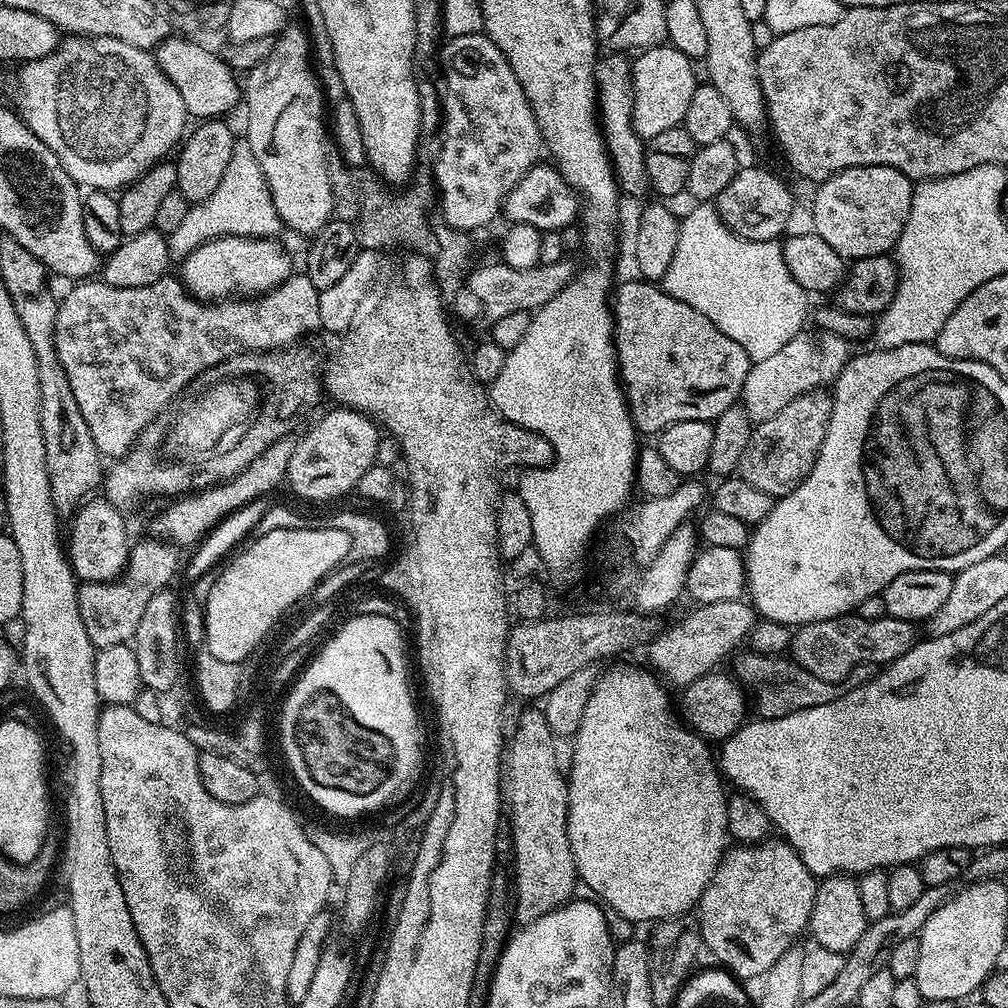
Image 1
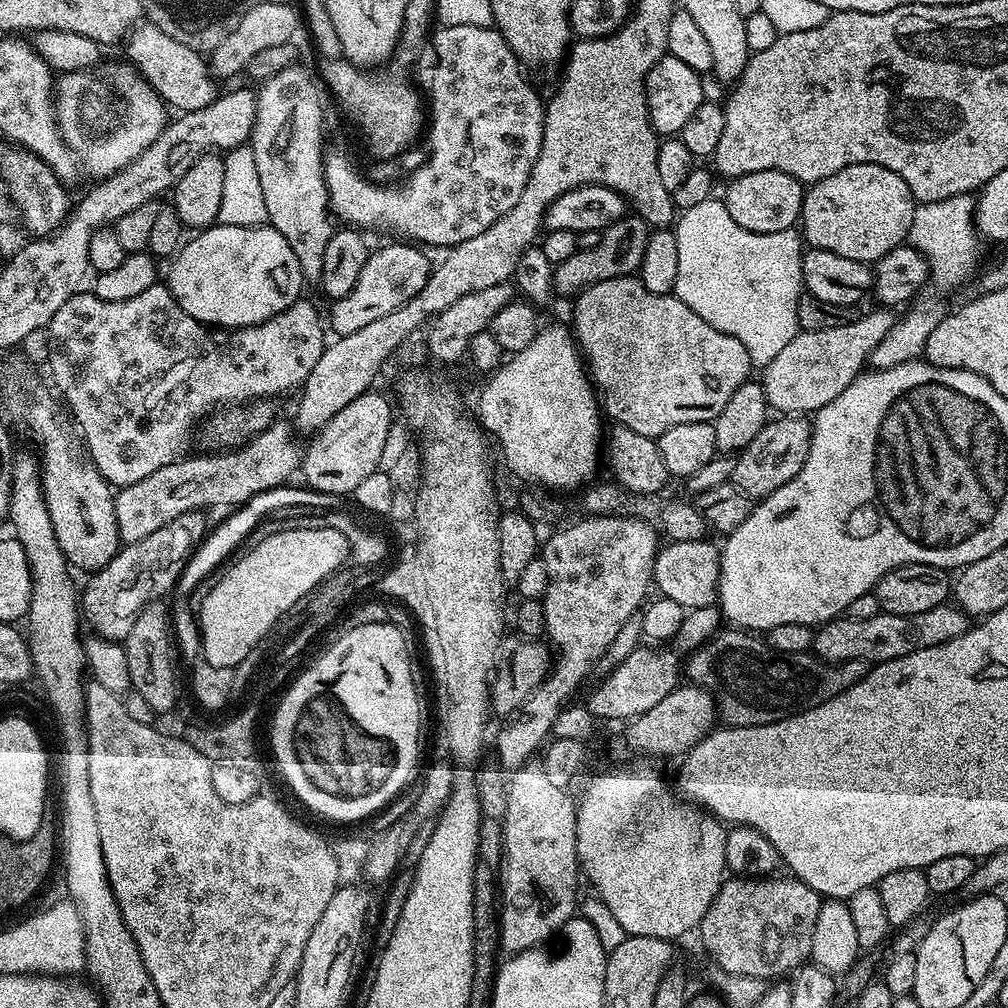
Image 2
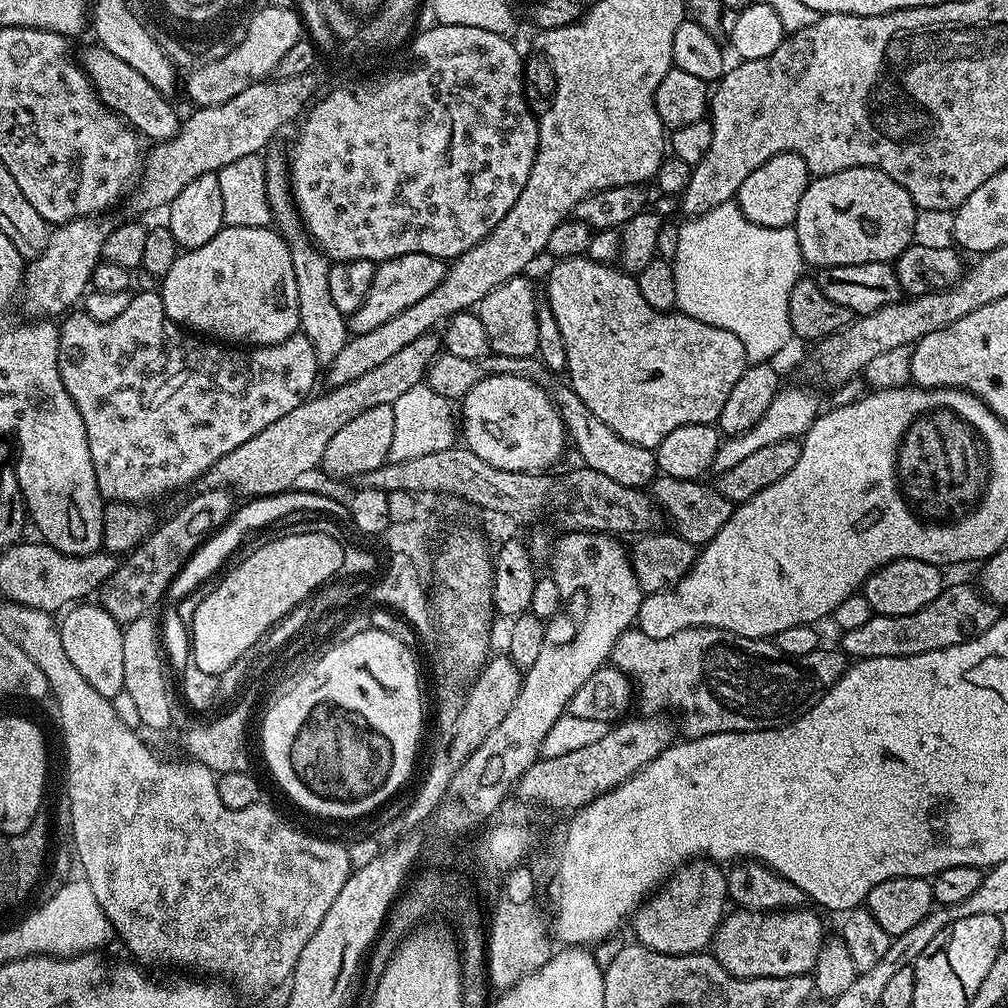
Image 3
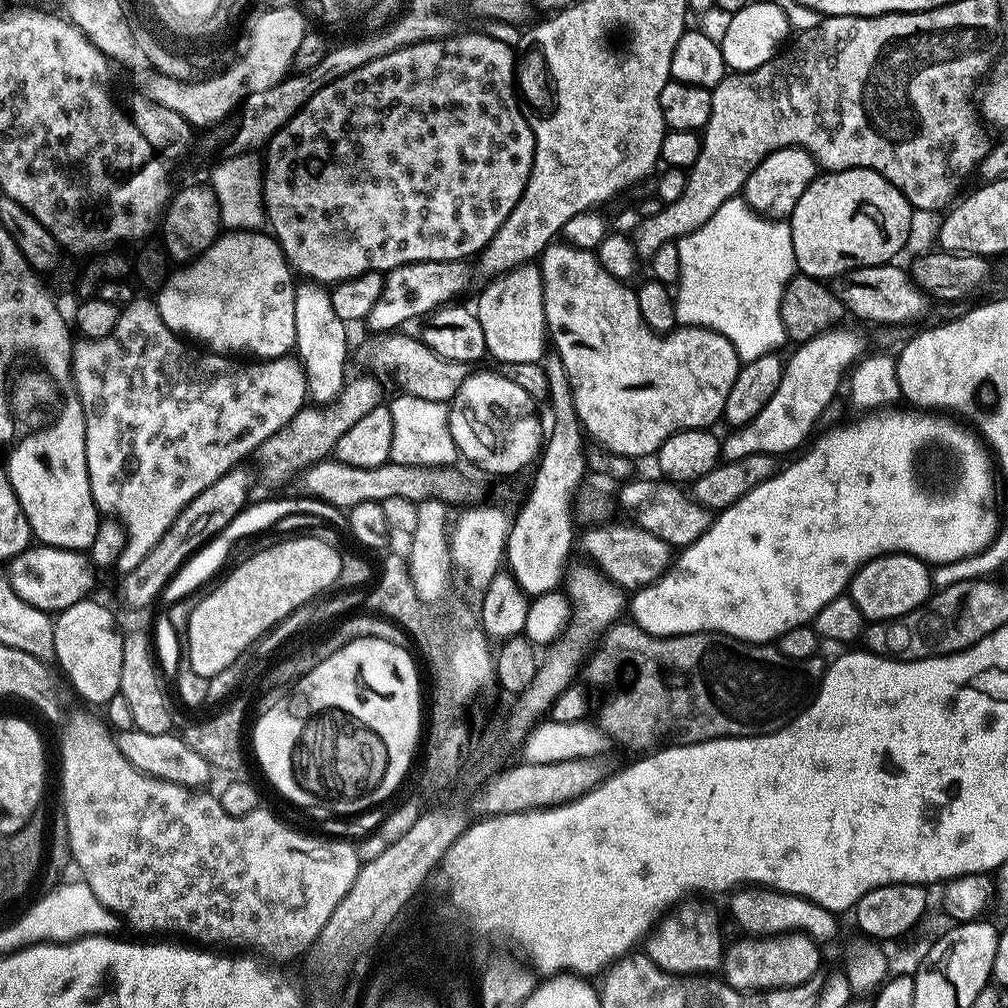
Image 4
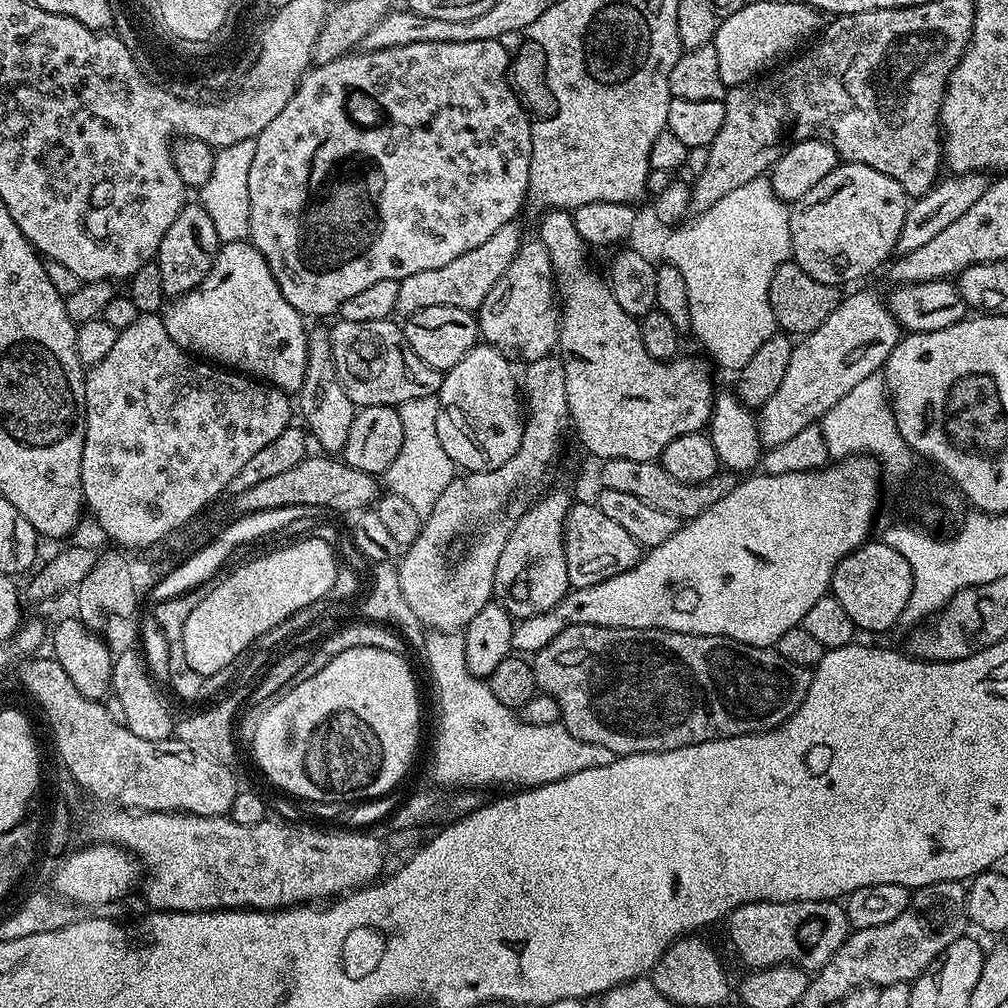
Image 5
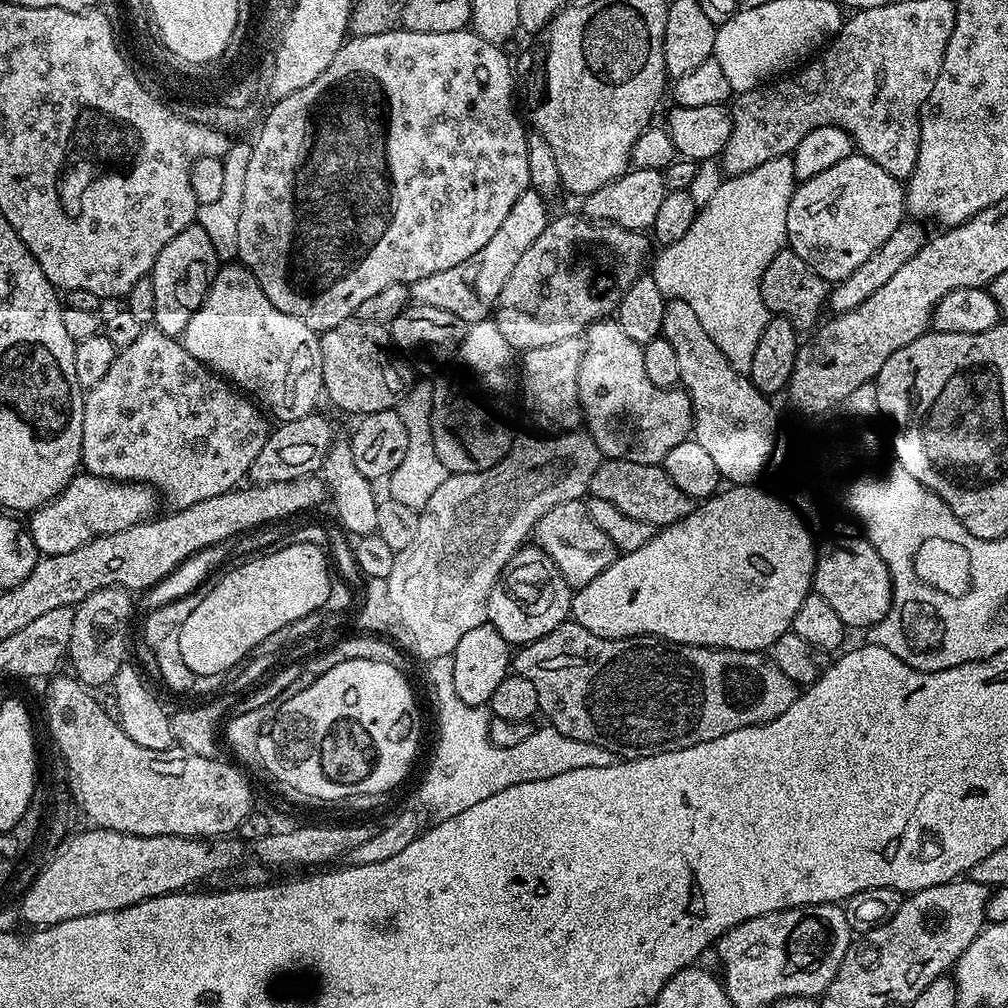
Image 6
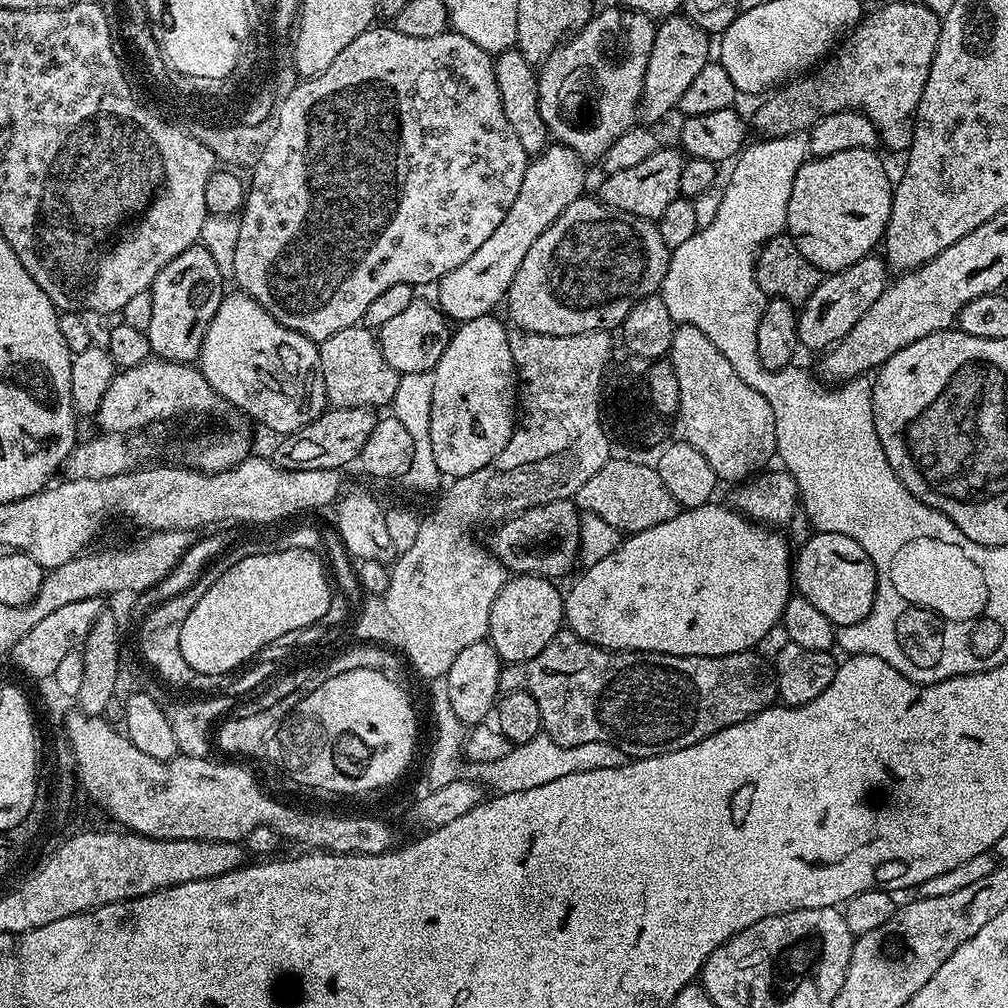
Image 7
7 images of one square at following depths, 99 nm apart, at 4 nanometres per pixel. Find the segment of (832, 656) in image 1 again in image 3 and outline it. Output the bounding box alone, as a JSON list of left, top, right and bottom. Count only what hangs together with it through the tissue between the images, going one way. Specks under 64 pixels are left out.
[839,583,1002,660]

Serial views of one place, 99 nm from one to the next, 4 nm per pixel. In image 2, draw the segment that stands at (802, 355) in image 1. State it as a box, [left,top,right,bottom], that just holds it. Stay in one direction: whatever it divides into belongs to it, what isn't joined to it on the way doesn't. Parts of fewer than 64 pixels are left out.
[762,306,894,414]

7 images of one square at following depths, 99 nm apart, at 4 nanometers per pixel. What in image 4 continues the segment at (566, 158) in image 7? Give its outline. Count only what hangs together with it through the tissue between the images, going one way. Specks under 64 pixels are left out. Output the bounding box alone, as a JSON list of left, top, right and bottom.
[366,260,472,333]

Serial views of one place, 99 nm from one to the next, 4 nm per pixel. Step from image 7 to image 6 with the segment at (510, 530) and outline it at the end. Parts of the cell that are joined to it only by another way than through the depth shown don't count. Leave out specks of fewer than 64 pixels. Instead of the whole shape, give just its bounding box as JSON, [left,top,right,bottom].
[534,499,618,590]

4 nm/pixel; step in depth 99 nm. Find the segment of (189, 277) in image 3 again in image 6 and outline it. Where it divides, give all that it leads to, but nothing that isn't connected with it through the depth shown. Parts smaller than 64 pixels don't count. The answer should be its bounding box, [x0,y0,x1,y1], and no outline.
[182,262,324,424]

